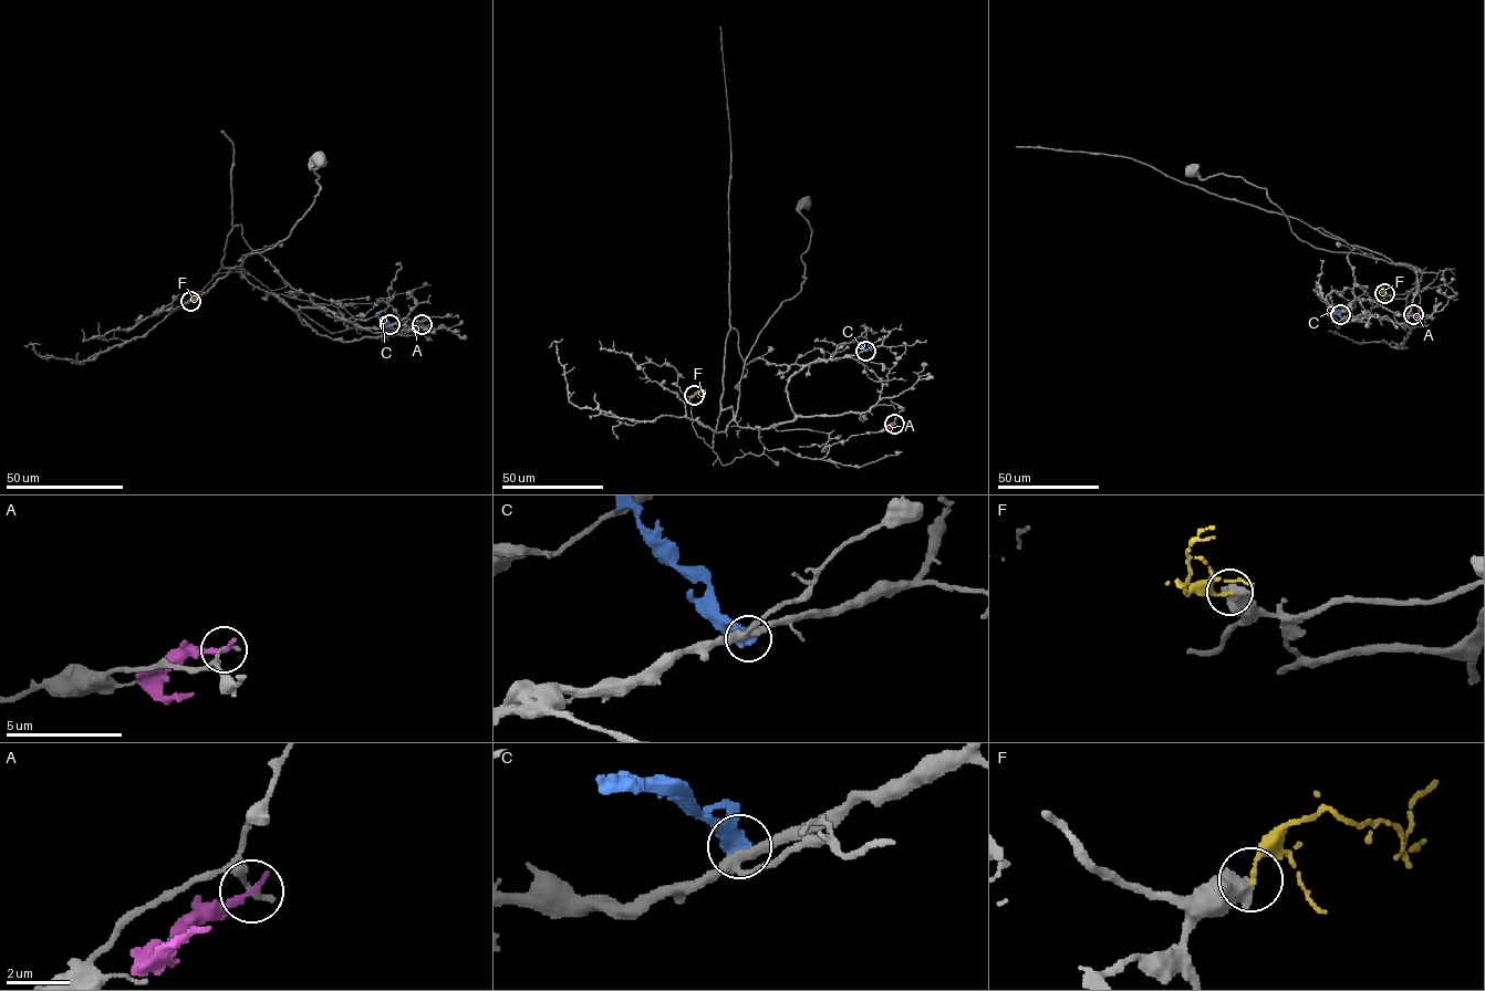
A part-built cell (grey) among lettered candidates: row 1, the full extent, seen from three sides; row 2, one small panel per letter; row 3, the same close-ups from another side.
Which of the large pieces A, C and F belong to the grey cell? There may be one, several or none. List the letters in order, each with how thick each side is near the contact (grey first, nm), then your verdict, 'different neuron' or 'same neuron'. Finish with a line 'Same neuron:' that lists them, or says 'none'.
A: calibres 260 and 240 nm; different neuron
C: calibres 300 and 360 nm; different neuron
F: calibres 650 and 150 nm; different neuron
Same neuron: none

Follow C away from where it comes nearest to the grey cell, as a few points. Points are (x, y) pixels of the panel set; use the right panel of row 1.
C: (1340, 314), (1327, 305)

